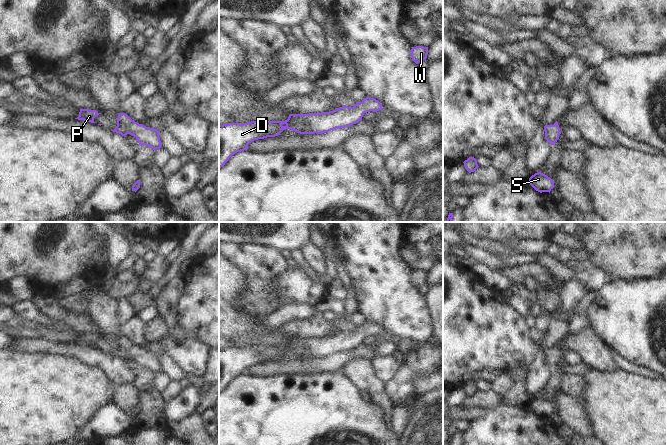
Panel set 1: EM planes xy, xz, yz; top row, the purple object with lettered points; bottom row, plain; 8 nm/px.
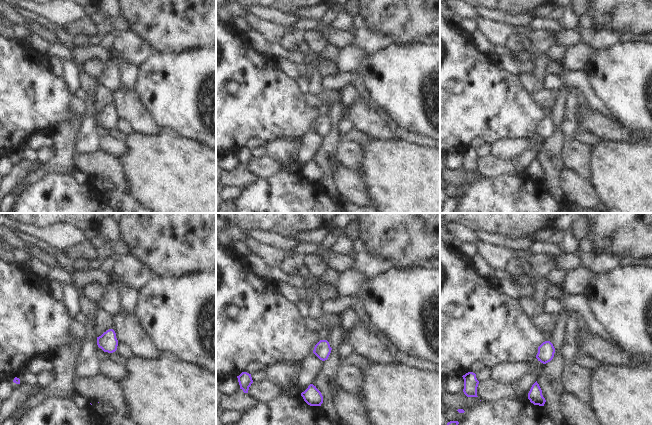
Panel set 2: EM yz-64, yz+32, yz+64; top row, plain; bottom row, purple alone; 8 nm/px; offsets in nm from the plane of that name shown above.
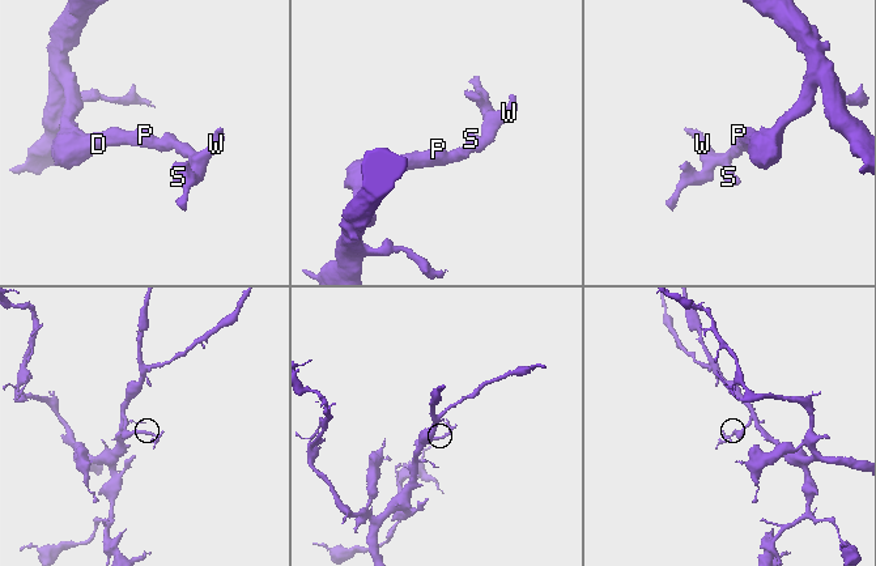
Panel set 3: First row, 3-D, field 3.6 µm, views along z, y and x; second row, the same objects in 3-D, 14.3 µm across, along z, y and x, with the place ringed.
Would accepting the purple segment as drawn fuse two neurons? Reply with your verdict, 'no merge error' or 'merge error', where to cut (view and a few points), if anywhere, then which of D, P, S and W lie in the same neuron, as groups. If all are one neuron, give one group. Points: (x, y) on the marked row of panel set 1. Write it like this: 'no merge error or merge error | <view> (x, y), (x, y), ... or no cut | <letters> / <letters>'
no merge error | no cut | D P S W

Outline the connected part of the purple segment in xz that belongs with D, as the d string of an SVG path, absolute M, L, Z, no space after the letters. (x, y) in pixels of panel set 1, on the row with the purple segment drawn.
M370 97L356 102L353 107L342 106L333 111L309 114L290 114L285 121L251 121L247 123L229 123L219 125L219 169L225 165L229 158L237 153L248 149L248 144L254 140L278 136L283 130L291 129L300 134L322 134L336 128L345 128L362 120L365 113L382 110L382 104Z

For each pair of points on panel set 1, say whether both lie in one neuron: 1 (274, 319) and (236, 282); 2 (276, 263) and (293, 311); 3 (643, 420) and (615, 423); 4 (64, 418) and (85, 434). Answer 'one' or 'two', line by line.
1: two
2: two
3: one
4: two

